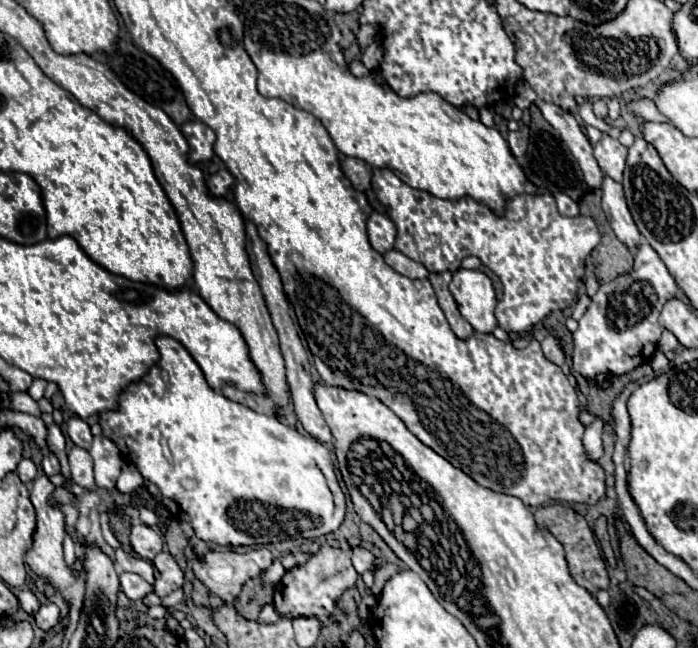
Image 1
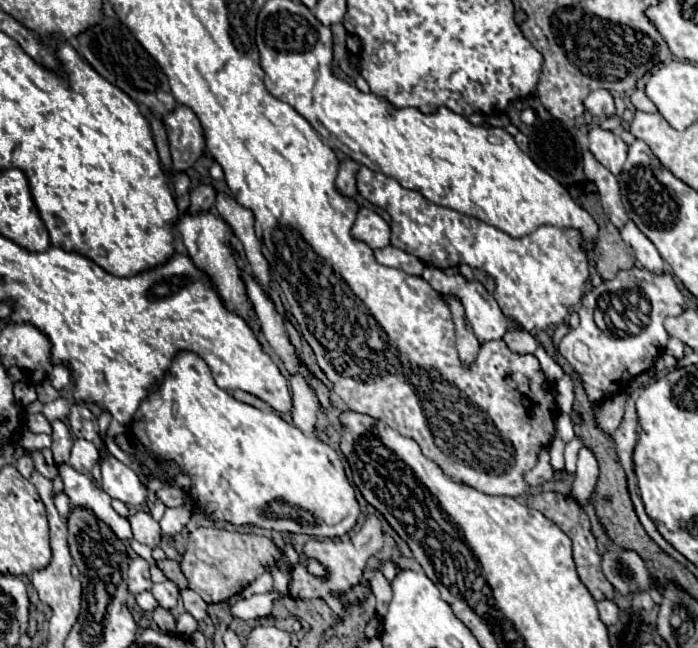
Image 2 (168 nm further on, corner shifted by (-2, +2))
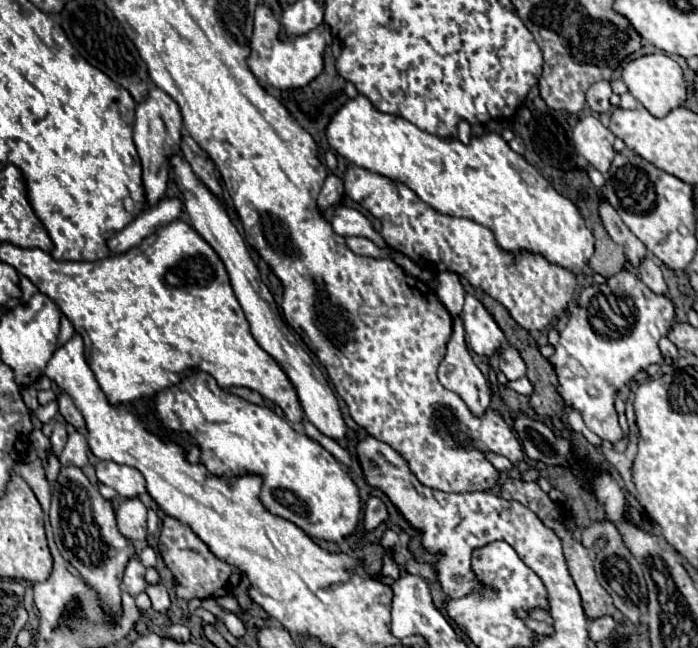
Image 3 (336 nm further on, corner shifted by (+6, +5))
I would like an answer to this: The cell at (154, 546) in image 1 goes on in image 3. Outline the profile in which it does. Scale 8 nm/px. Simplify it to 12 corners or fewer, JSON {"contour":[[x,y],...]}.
{"contour":[[138,497],[116,509],[118,531],[130,541],[146,539],[148,509]]}

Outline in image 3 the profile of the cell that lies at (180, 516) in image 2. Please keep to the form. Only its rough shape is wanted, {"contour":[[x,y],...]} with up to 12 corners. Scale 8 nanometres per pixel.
{"contour":[[138,557],[126,565],[122,589],[136,597],[146,589],[146,567]]}

